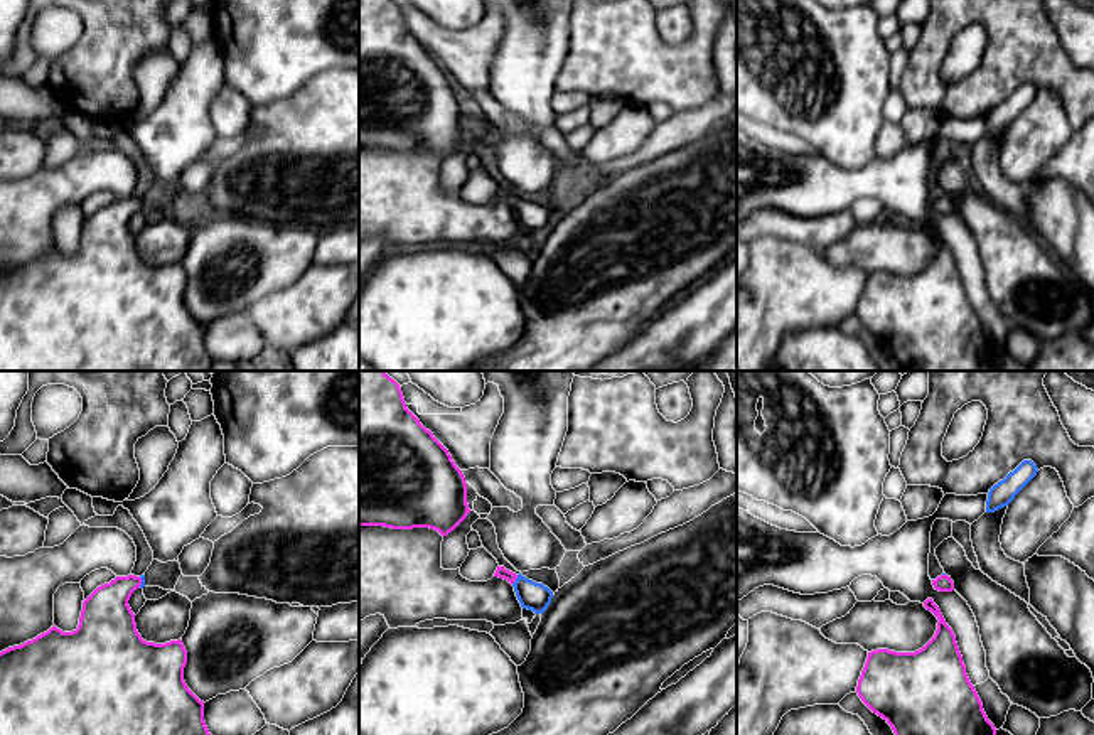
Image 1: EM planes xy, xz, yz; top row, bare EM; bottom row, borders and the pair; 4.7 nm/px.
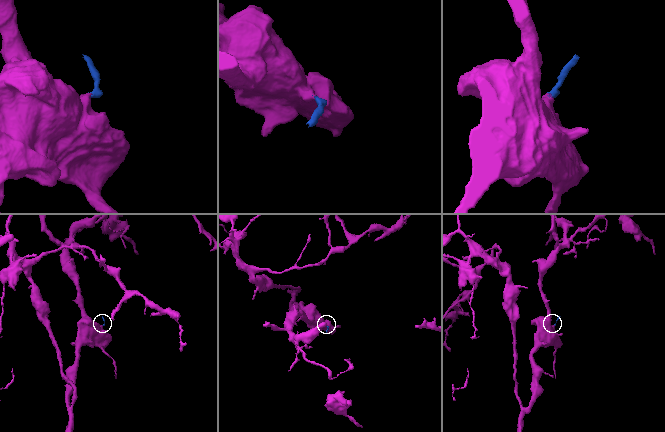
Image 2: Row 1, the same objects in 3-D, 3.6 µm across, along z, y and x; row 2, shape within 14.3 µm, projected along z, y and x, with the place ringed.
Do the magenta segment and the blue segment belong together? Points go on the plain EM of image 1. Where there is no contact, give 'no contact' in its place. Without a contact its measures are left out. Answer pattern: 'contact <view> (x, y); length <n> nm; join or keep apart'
contact xz (514, 203); length 60 nm; join

